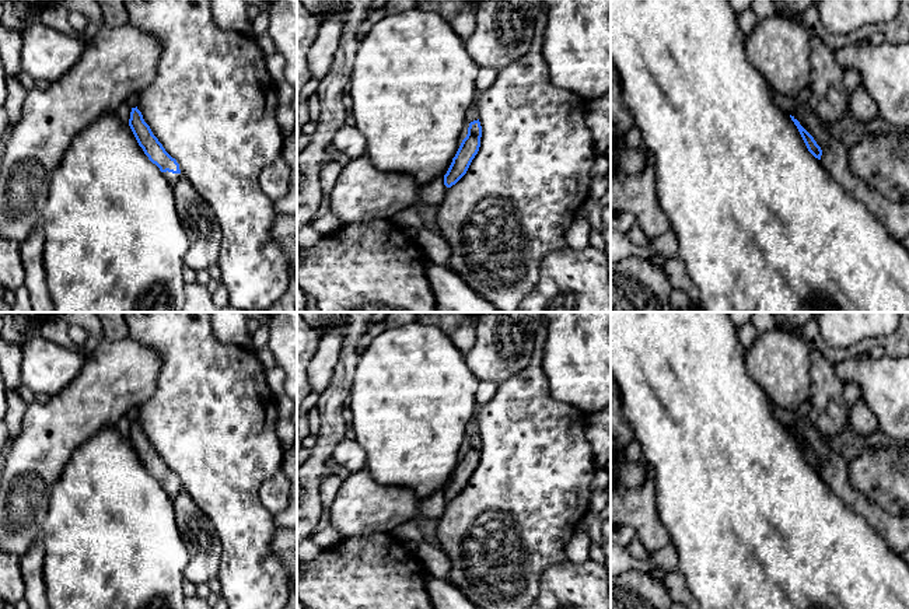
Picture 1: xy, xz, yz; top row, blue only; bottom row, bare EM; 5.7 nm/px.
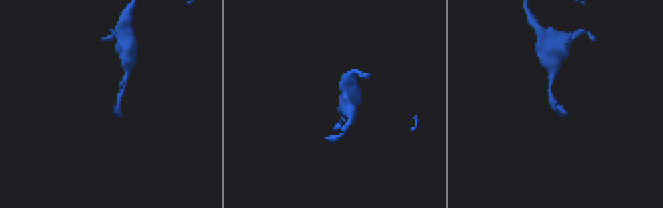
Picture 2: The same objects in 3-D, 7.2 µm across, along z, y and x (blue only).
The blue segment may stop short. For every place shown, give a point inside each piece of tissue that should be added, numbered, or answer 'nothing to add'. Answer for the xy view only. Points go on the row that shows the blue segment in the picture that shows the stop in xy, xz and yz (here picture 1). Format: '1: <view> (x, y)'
1: xy (172, 178)

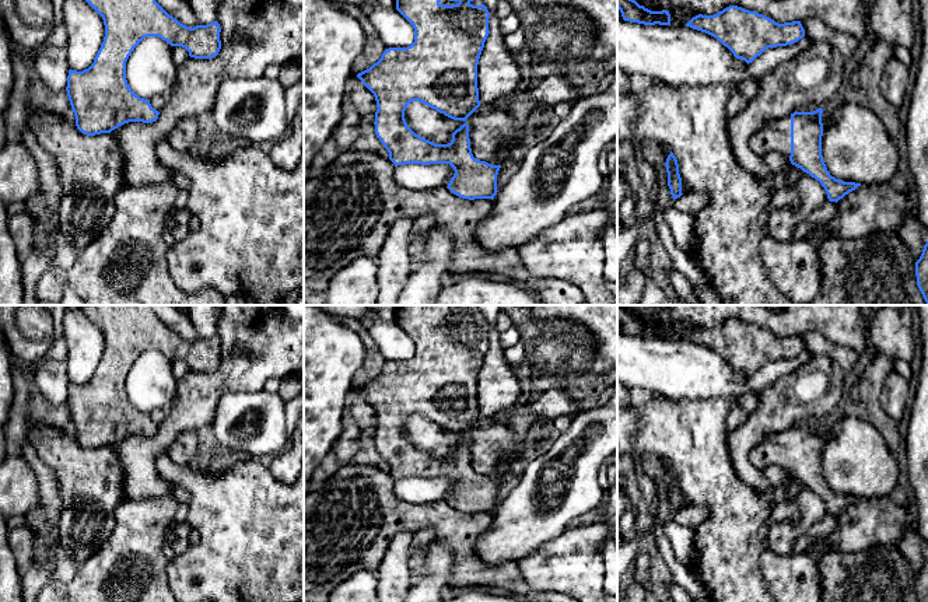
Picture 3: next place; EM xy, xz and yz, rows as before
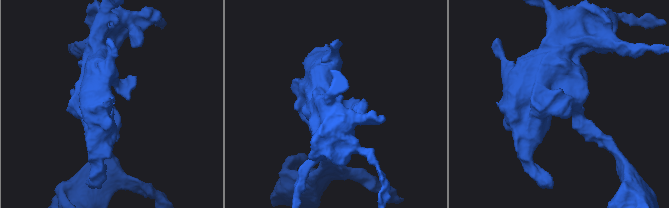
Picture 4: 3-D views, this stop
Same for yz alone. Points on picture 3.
1: yz (776, 136)

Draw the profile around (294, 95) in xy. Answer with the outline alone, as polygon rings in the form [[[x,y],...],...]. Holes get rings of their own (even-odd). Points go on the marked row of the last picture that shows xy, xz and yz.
[[[304,76],[295,85],[286,90],[286,112],[290,127],[297,113],[297,109],[302,101],[304,101]]]

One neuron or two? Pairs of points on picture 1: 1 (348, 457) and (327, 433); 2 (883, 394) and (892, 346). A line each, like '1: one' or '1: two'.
1: two
2: two

